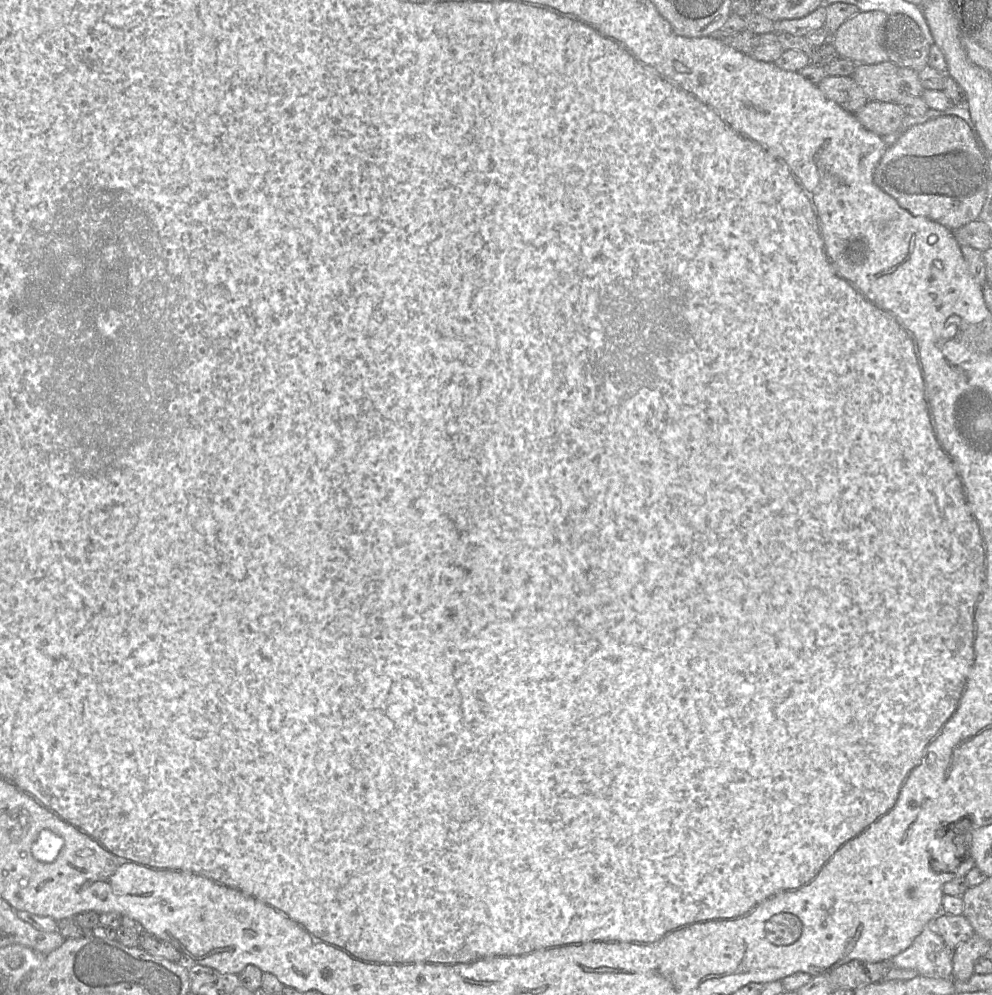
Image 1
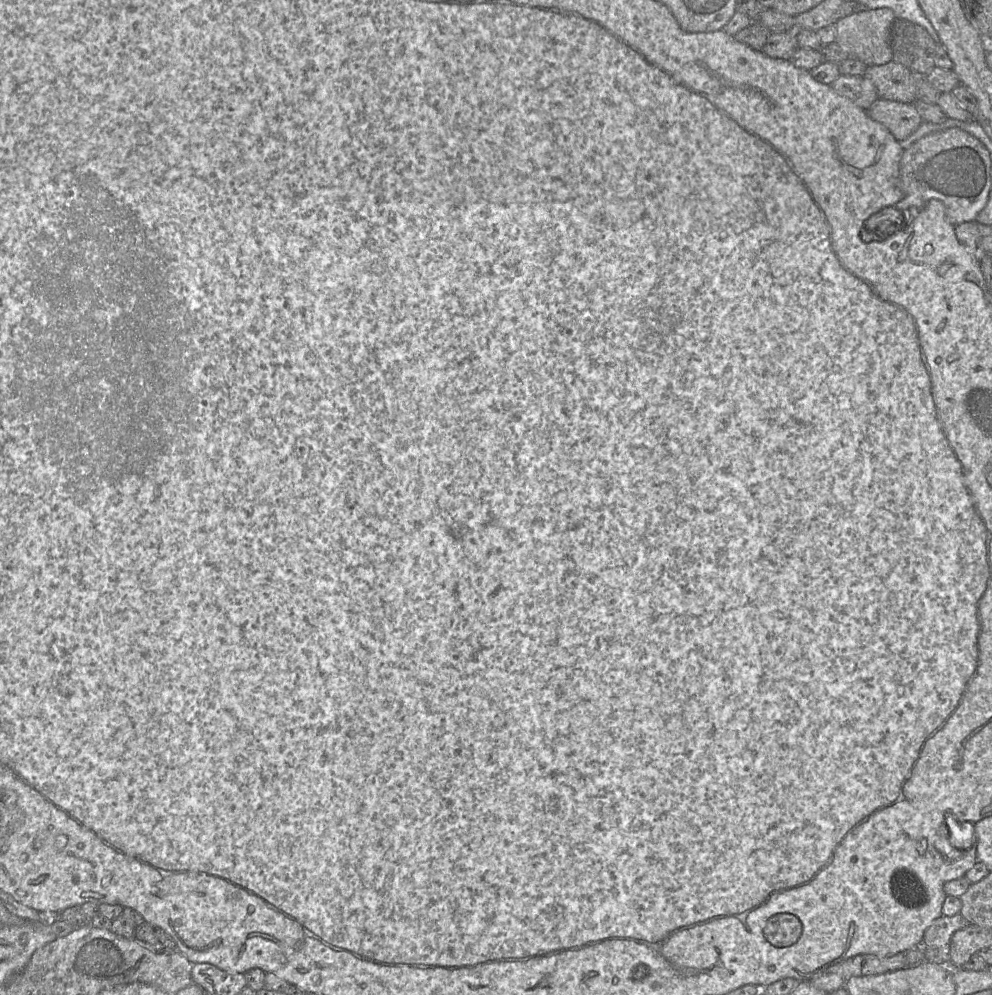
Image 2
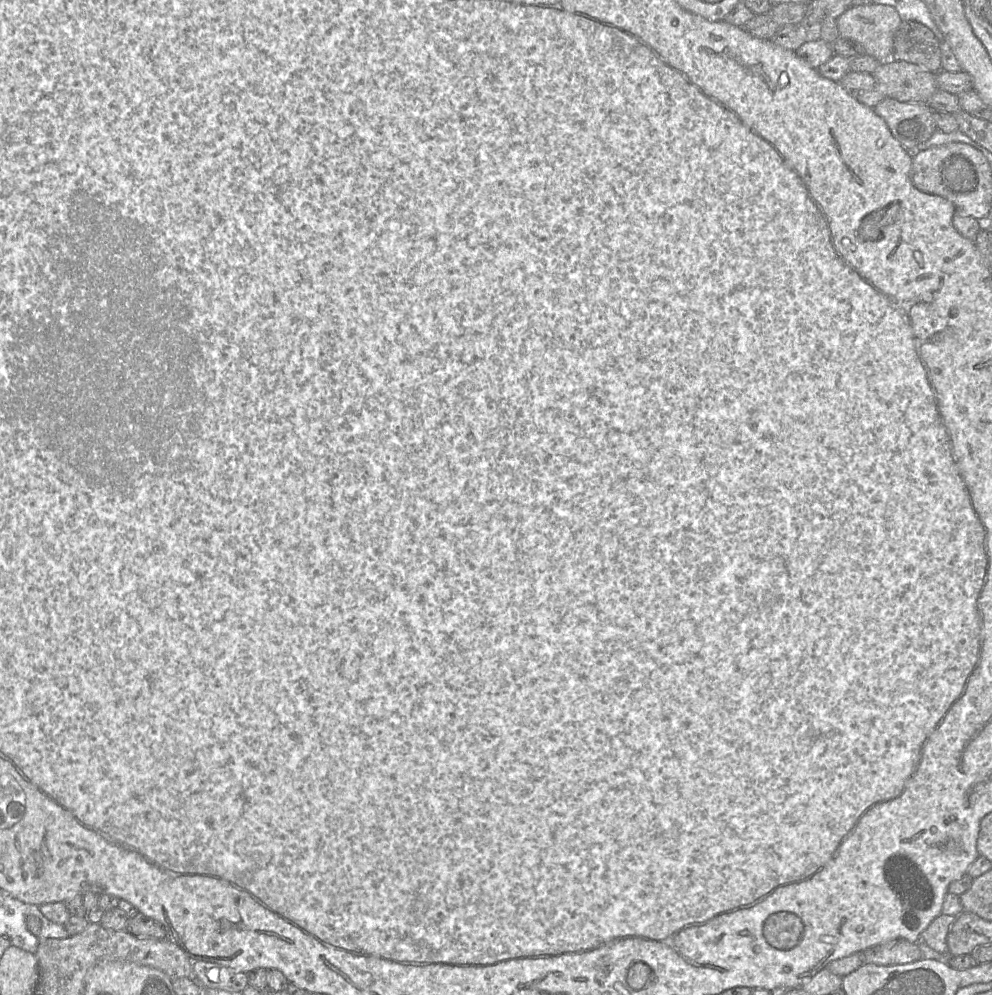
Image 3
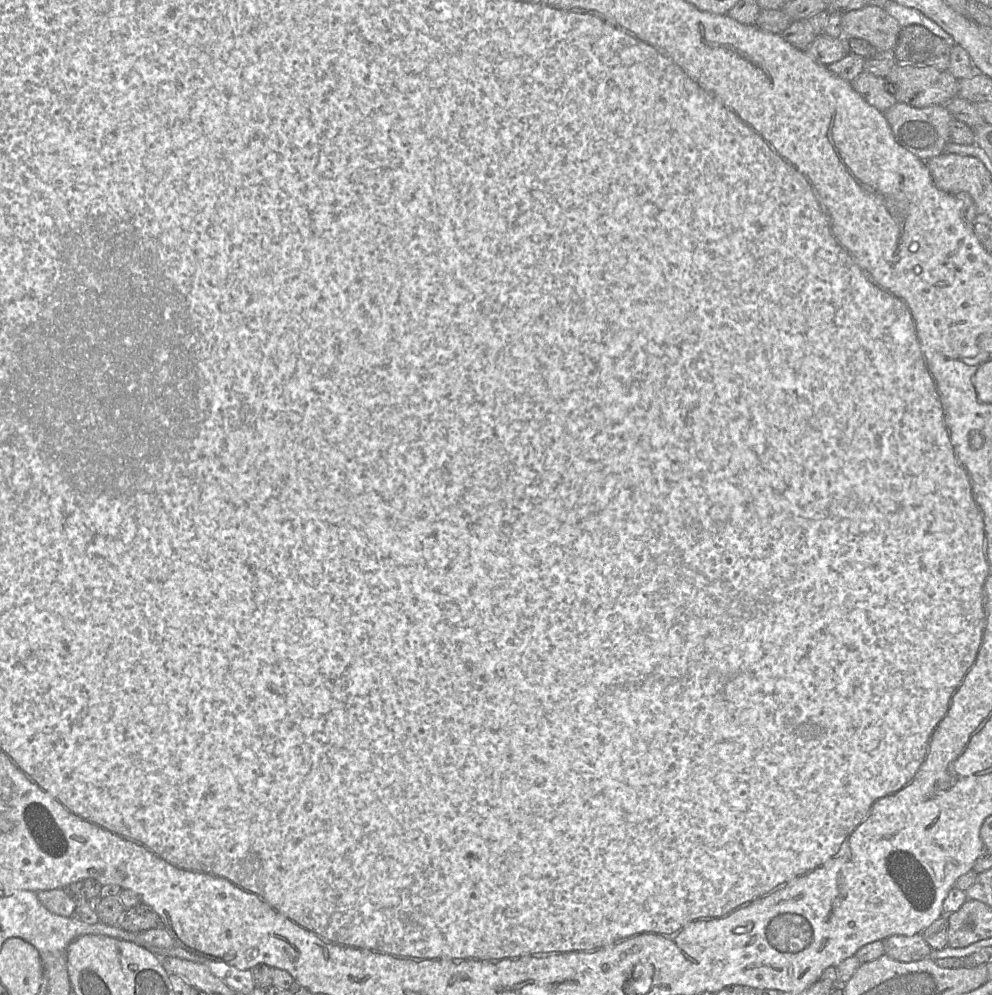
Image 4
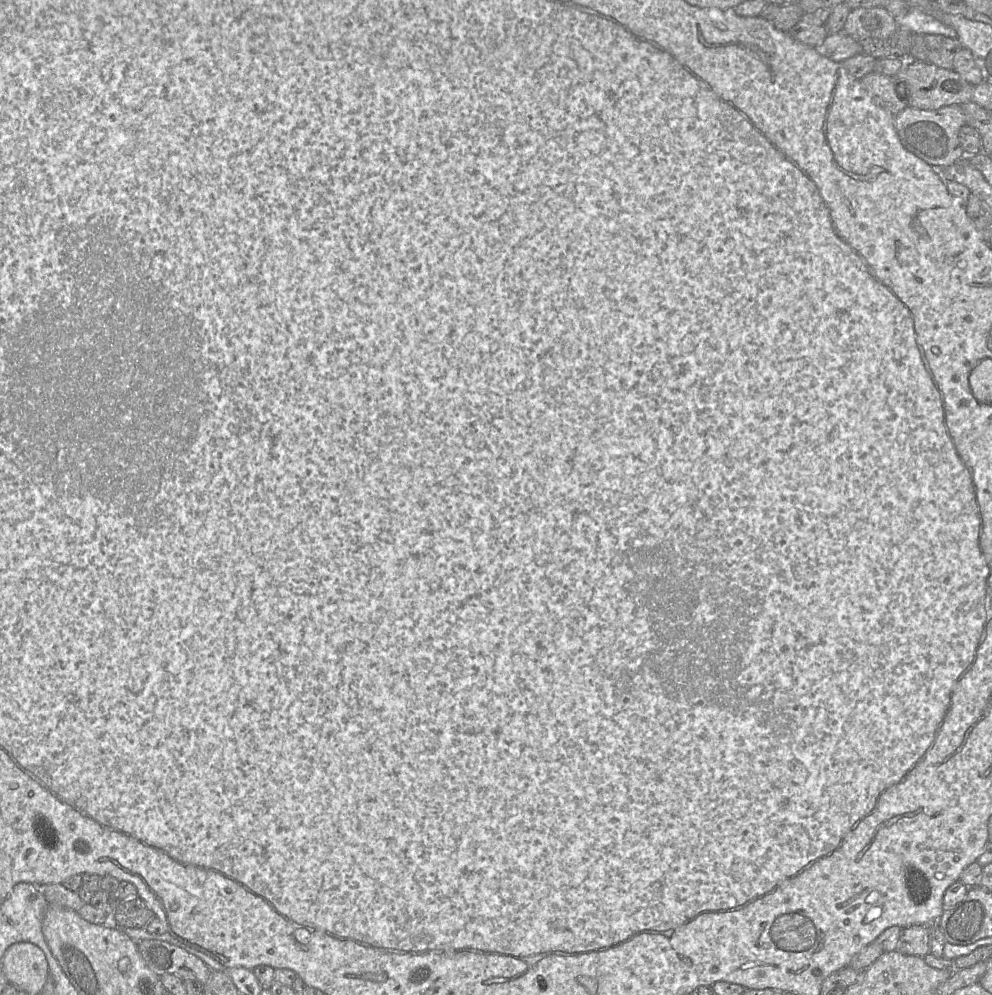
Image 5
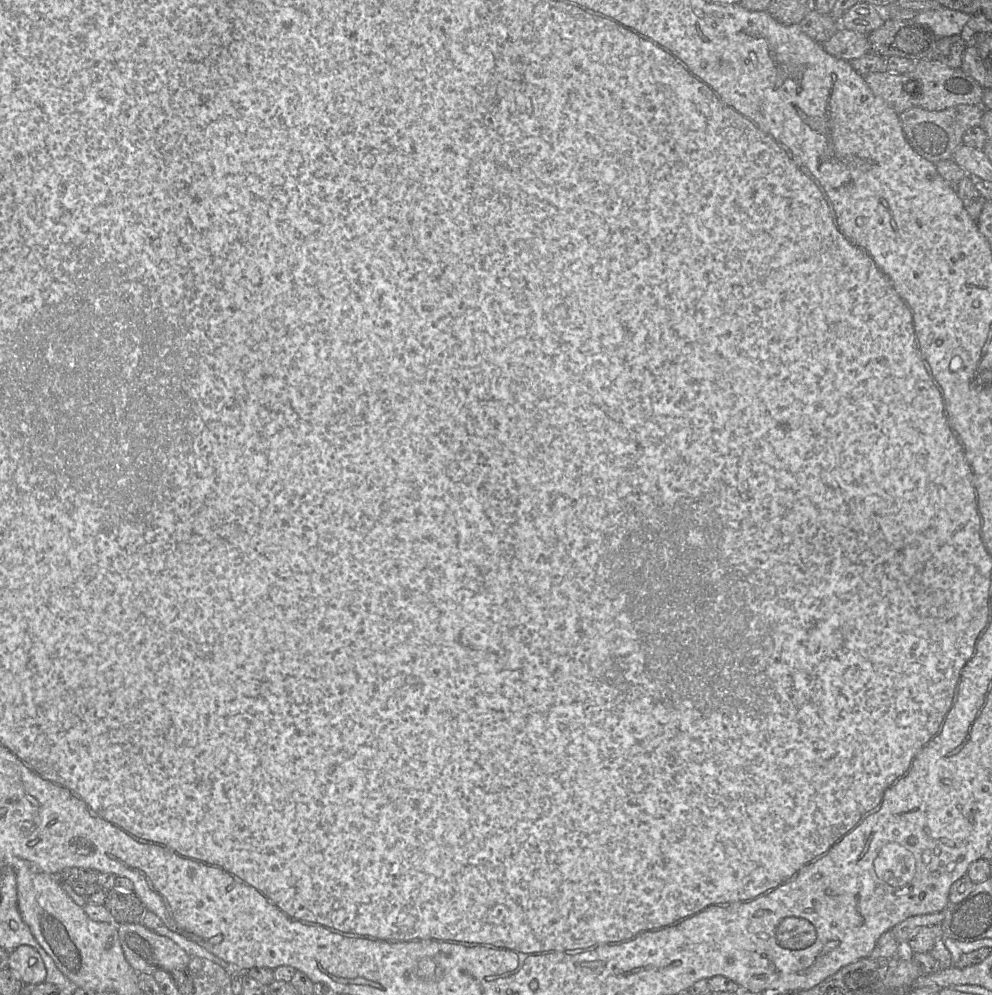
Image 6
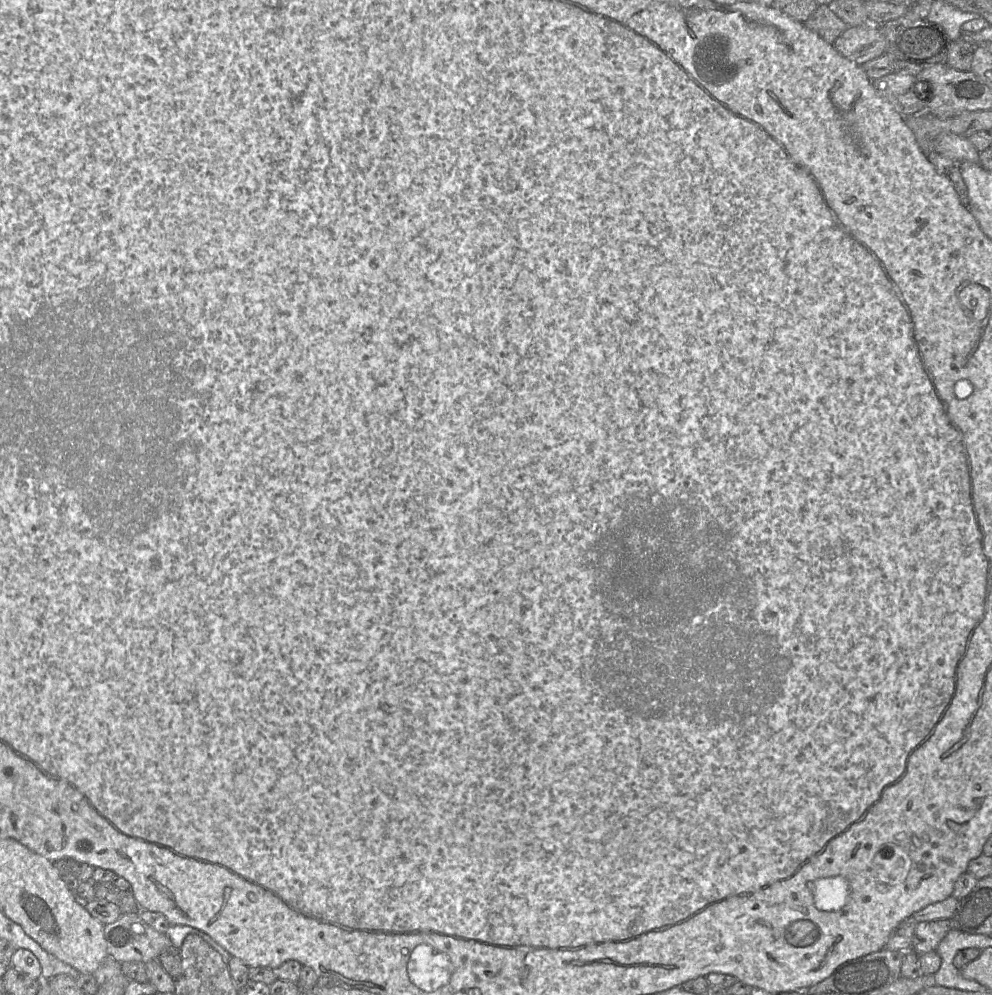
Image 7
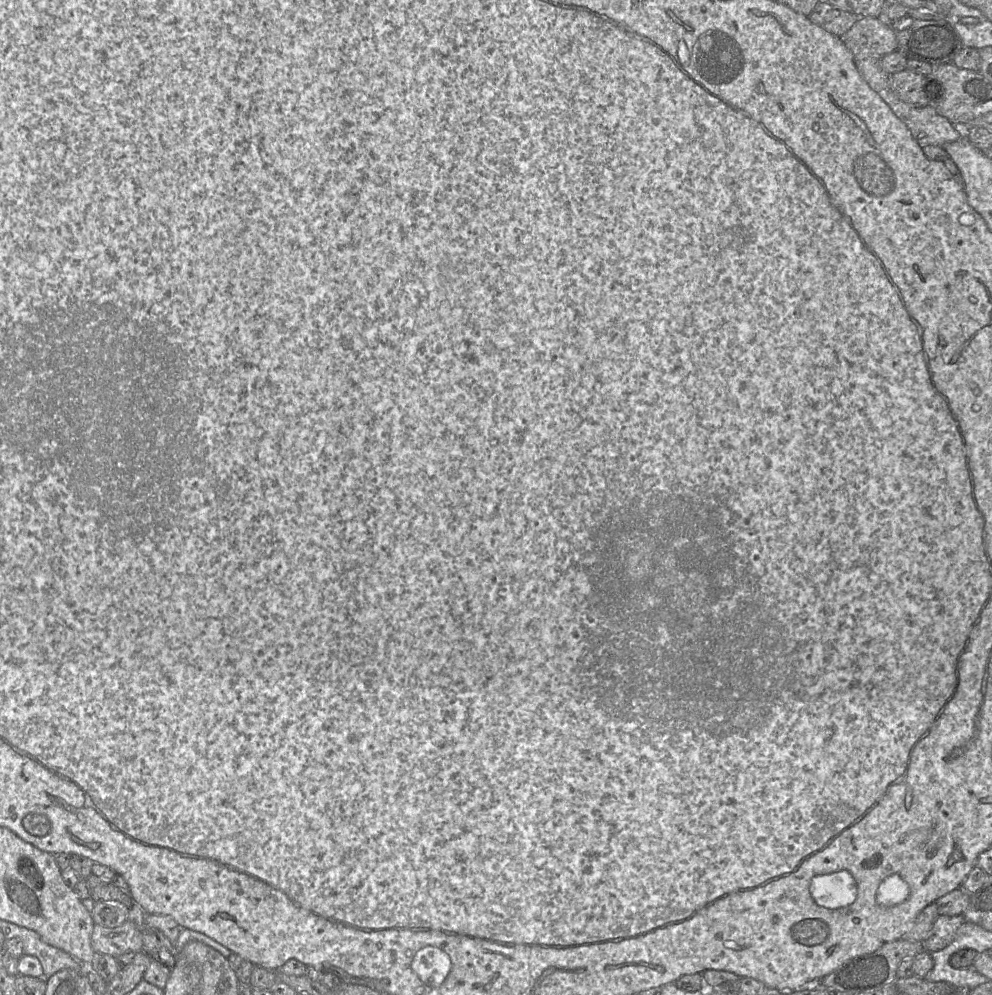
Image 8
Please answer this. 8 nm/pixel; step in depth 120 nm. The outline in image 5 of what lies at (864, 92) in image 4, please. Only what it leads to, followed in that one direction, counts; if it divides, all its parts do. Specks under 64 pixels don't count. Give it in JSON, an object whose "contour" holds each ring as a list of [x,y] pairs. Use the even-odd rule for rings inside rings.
{"contour":[[[873,71],[861,78],[860,82],[873,102],[892,115],[895,116],[908,107],[909,90],[905,88],[905,97],[900,99],[895,90],[896,83],[900,83],[900,81],[896,80],[895,77]]]}

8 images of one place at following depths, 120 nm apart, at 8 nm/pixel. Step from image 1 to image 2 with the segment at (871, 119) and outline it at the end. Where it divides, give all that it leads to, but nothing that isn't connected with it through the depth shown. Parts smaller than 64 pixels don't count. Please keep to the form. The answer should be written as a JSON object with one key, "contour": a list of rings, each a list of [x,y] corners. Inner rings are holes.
{"contour":[[[878,98],[866,111],[873,120],[883,124],[897,141],[906,139],[923,122],[913,103]]]}

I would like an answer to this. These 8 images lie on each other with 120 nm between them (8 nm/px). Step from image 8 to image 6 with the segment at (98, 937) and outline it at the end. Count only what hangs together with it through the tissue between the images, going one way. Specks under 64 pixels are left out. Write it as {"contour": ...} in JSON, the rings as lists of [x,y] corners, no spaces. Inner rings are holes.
{"contour":[[[141,923],[117,926],[124,956],[137,973],[187,970],[190,956],[169,938]]]}

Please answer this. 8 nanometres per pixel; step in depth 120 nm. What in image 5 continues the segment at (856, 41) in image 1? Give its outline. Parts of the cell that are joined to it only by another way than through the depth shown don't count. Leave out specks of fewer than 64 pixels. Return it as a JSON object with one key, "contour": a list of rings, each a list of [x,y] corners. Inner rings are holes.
{"contour":[[[884,7],[857,8],[848,14],[843,32],[860,41],[866,38],[887,39],[897,28],[896,19]]]}

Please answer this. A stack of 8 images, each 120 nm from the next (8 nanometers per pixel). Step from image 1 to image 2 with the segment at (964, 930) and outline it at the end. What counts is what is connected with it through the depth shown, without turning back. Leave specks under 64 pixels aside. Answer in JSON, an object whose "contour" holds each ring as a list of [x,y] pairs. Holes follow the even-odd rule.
{"contour":[[[960,914],[952,917],[942,915],[935,919],[924,933],[923,953],[927,962],[941,965],[950,963],[950,942],[953,934],[969,925]]]}

